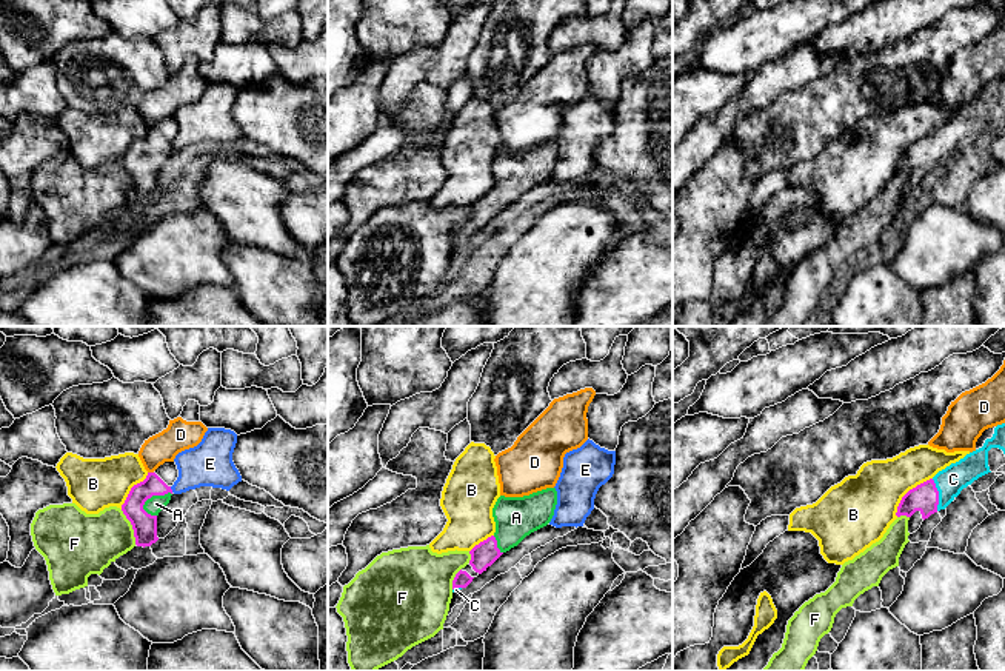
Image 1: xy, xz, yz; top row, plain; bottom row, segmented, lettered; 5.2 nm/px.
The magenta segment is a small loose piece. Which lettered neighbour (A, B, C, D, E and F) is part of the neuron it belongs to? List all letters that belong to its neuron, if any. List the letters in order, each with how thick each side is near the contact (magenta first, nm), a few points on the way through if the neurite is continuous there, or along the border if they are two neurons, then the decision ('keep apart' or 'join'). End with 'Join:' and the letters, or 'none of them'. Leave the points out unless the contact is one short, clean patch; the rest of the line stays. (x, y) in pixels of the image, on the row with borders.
A: calibres 130 and 90 nm; way xy (145, 525), (143, 504), (154, 494), (156, 504); join
B: calibres 150 and 340 nm; border yz (931, 477), (913, 487), (902, 497), (896, 516); keep apart
C: calibres 150 and 150 nm; way yz (924, 497), (938, 494), (953, 479); join
D: calibres 110 and 160 nm; border xy (148, 471), (153, 473); keep apart
E: calibres 130 and 240 nm; border xy (170, 487), (173, 491); keep apart
F: calibres 130 and 300 nm; border xy (120, 510), (131, 525), (136, 544); keep apart
Join: A, C

